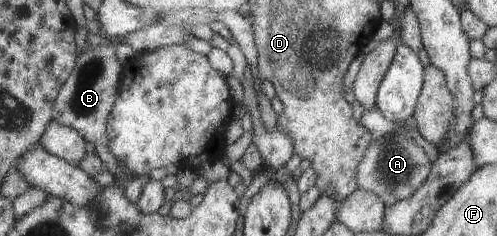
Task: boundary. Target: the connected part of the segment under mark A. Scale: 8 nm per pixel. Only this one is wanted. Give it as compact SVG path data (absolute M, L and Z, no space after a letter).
M399 132L374 135L369 138L364 158L357 166L357 183L360 189L375 193L387 207L391 207L416 193L429 178L432 166L427 153L409 135Z

